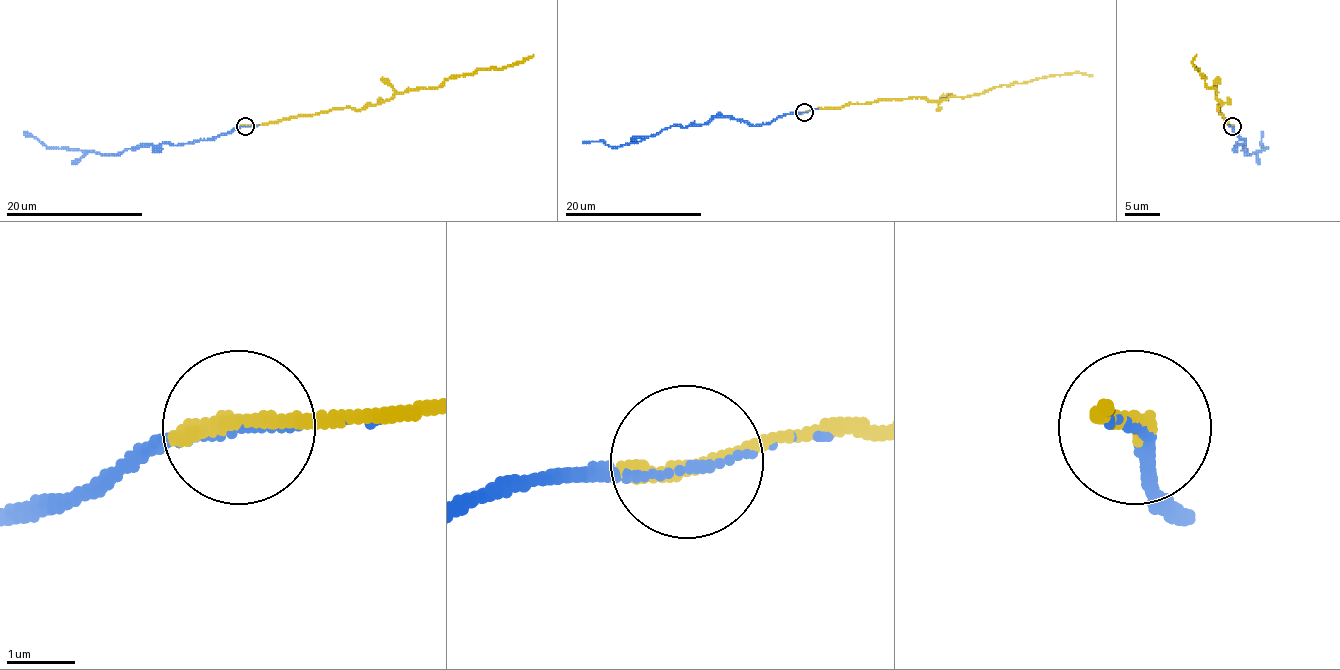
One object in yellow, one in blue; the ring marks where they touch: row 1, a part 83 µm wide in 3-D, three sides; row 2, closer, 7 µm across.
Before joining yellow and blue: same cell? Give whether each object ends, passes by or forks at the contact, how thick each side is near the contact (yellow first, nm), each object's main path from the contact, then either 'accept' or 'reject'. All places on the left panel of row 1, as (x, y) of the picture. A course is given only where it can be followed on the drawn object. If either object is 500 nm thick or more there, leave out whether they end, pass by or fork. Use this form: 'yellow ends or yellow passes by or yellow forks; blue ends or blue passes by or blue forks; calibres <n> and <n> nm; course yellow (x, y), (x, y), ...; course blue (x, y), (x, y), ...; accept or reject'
yellow ends; blue passes by; calibres 280 and 70 nm; course yellow (245, 126), (332, 109), (365, 109), (405, 92), (435, 88), (449, 78), (478, 70), (518, 64), (533, 54); course blue (245, 126), (211, 140), (183, 145), (159, 143), (111, 154), (49, 149), (24, 131); accept

